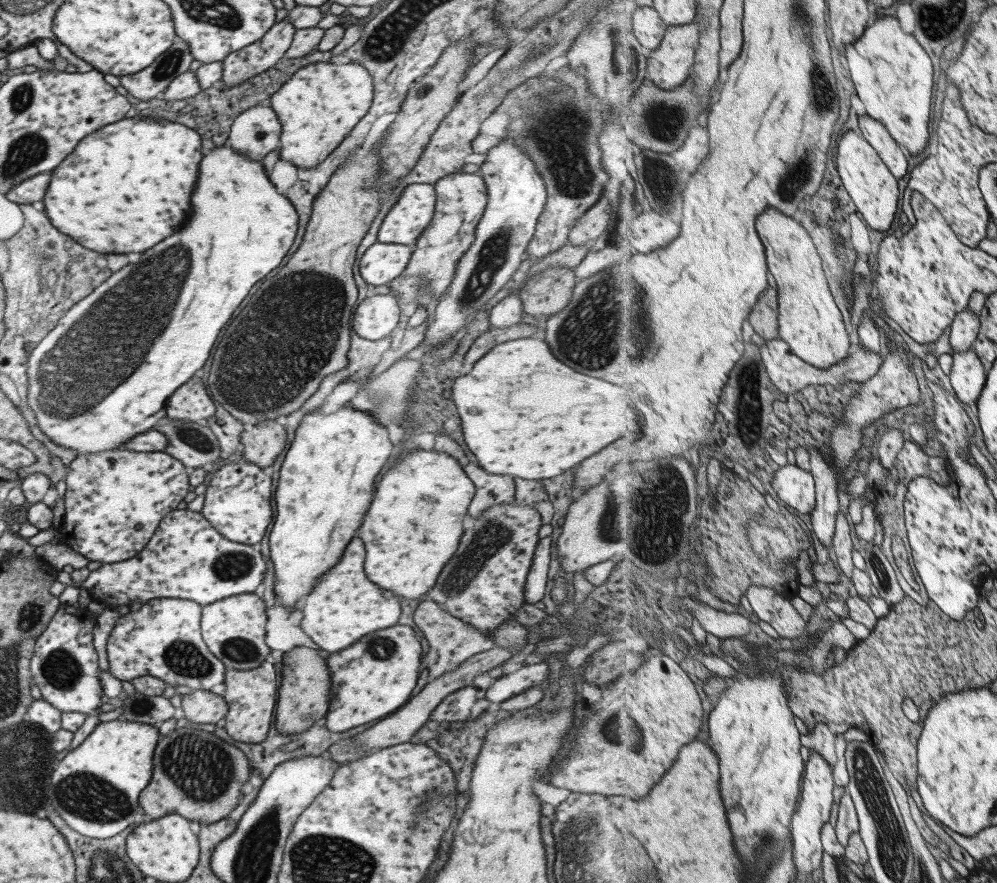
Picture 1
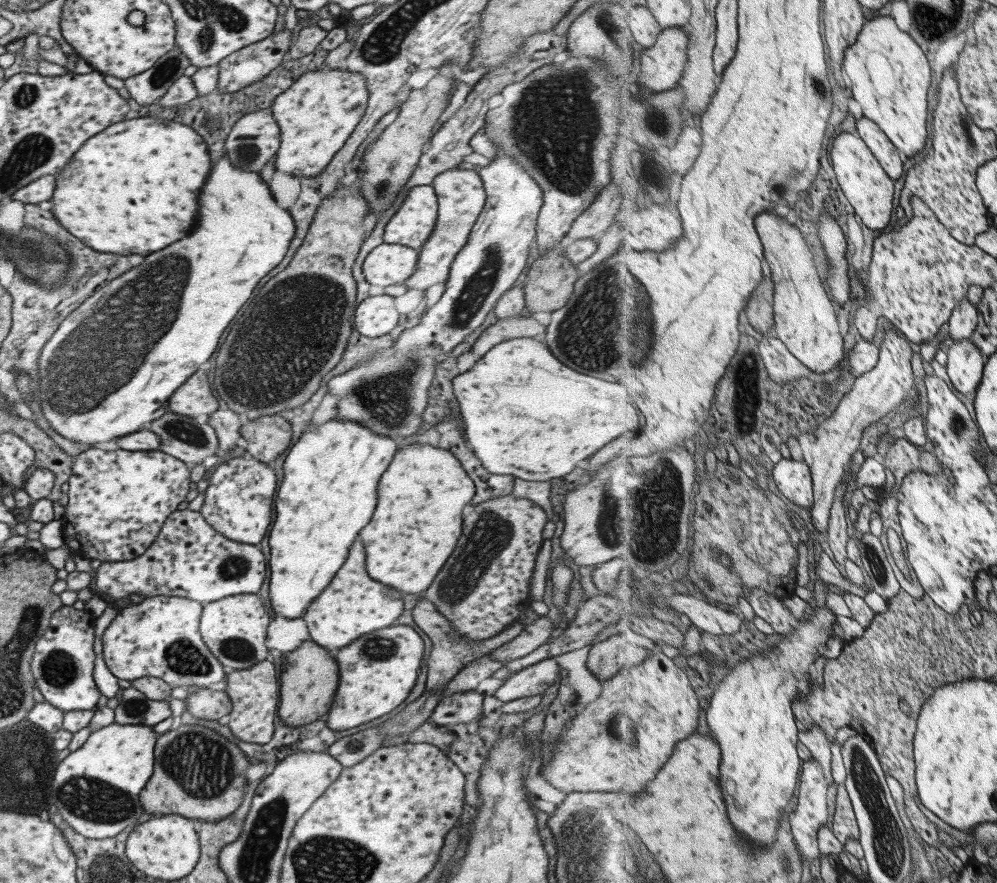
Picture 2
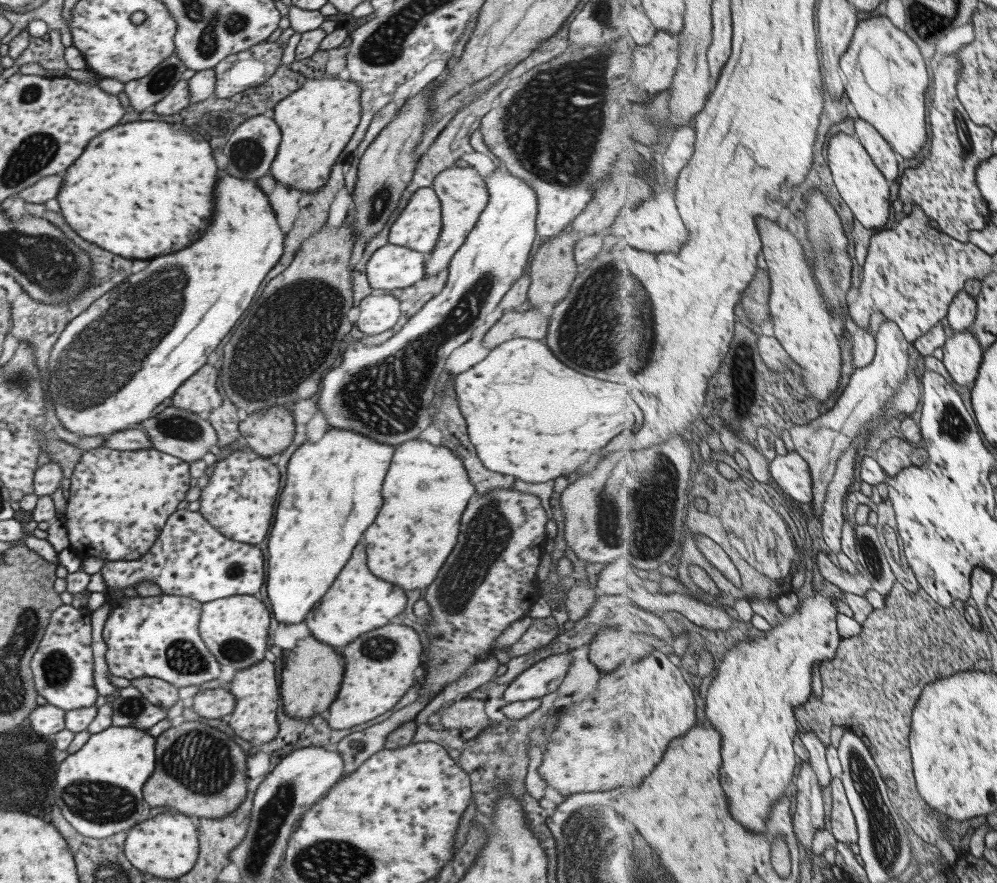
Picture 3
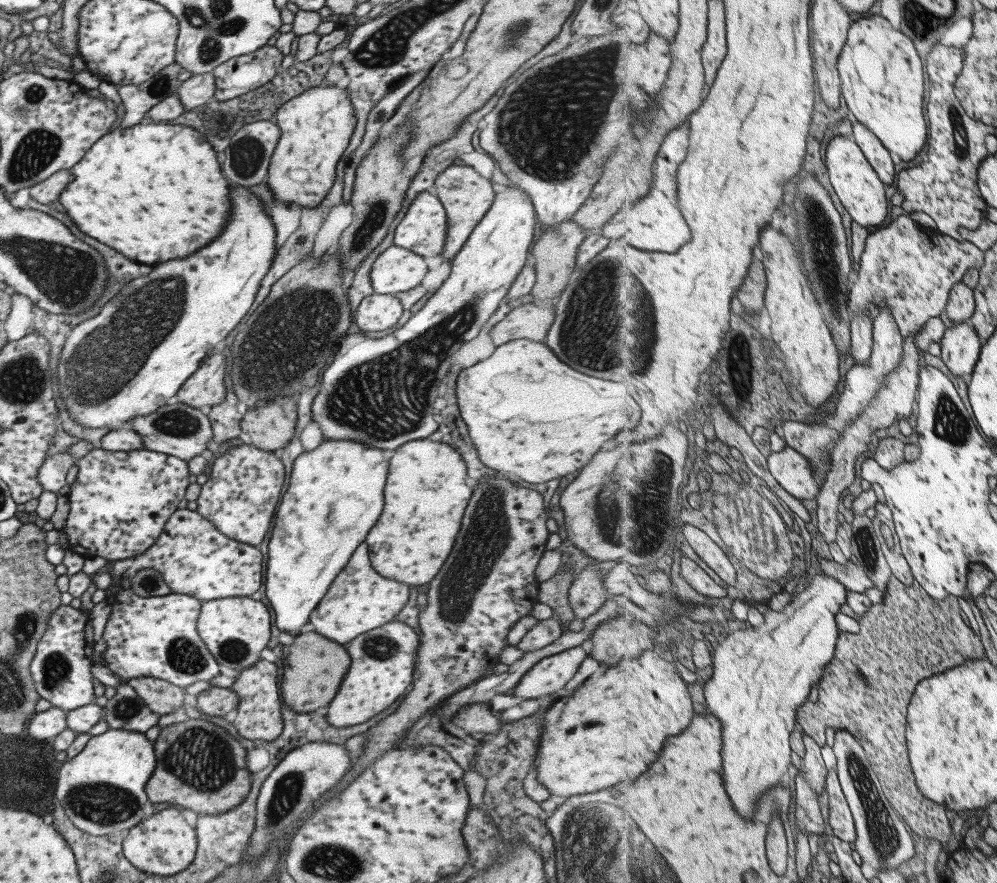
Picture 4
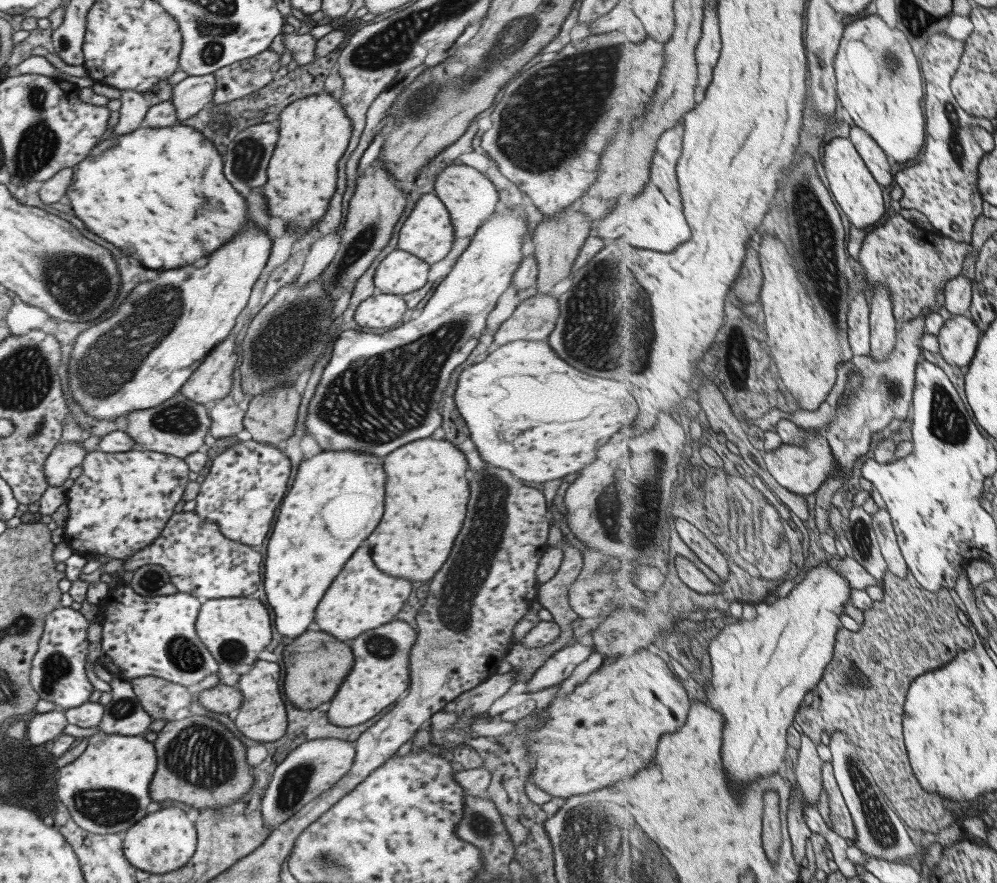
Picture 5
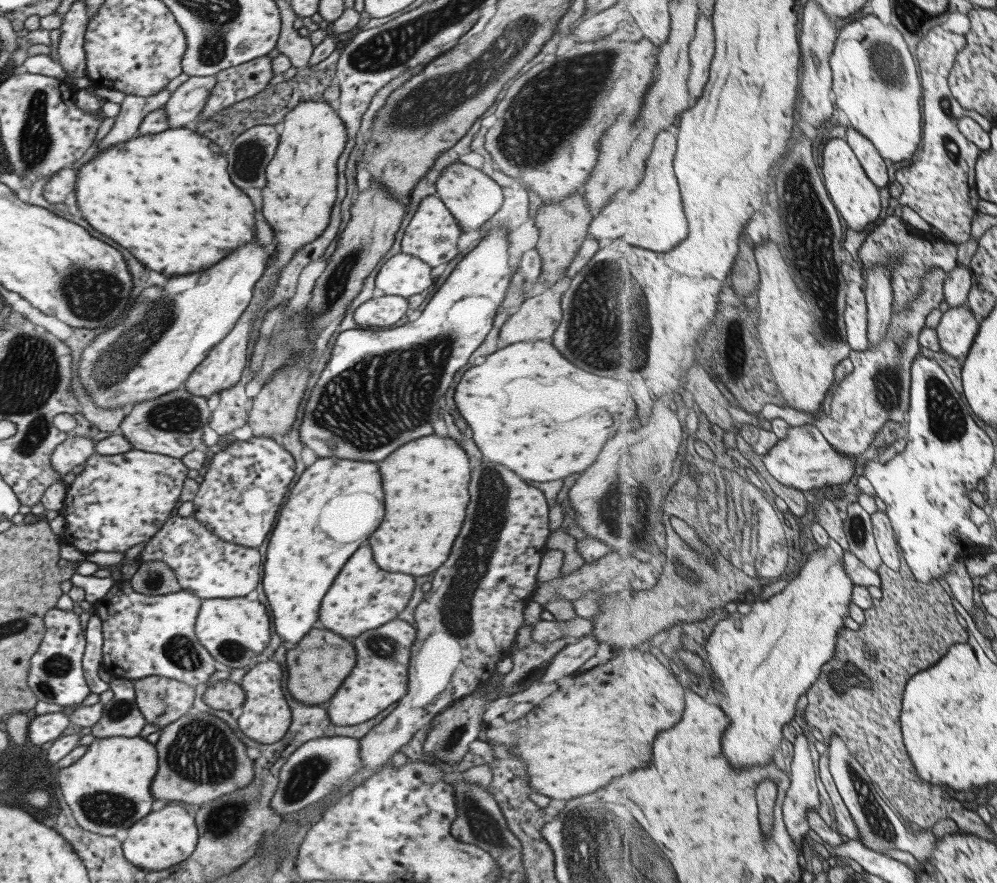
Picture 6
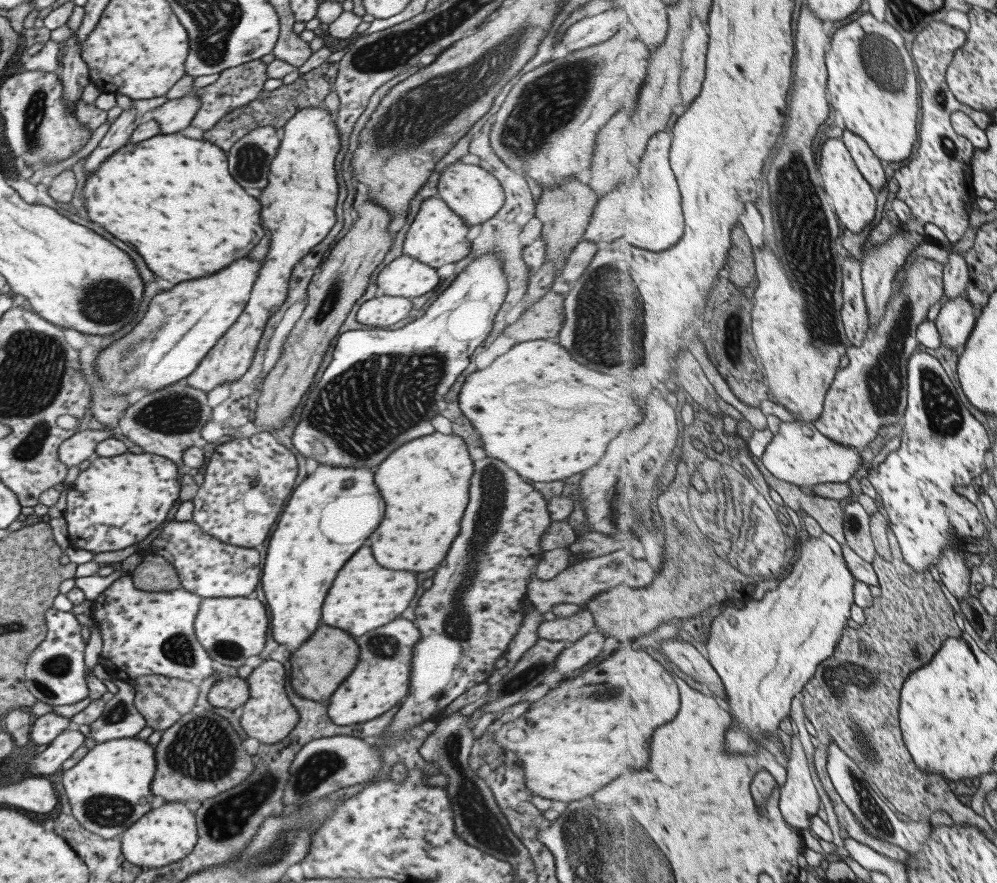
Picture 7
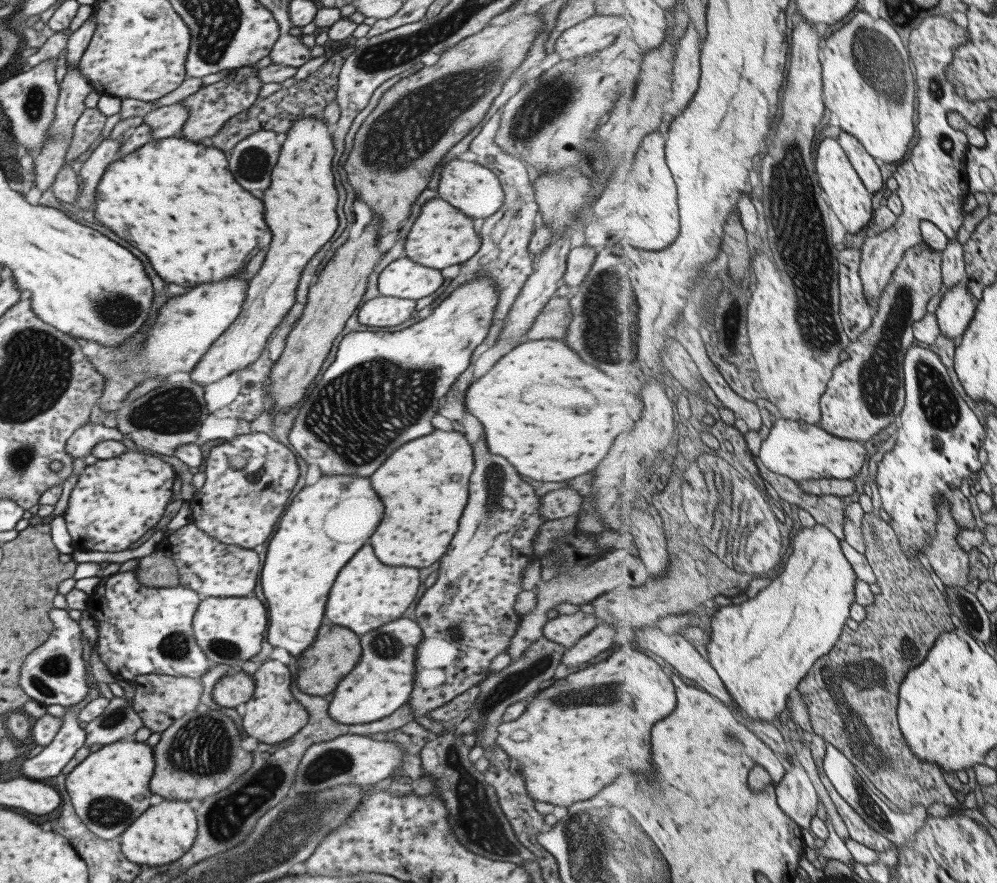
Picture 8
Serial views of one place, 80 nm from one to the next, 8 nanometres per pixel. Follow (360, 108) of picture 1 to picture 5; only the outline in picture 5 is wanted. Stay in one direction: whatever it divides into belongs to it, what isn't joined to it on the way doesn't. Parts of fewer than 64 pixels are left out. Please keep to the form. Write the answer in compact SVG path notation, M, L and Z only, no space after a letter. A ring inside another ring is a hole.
M321 91L290 102L279 112L278 139L266 166L266 181L261 194L266 198L268 213L281 216L284 227L293 227L294 236L308 231L328 209L328 202L336 187L336 166L350 139L351 122L342 104L331 94Z

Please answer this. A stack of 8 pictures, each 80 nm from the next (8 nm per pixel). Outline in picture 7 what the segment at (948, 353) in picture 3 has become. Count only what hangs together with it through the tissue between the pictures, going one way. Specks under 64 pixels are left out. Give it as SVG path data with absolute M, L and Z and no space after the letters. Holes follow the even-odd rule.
M966 295L949 298L935 320L942 344L960 353L965 349L978 317L976 308Z

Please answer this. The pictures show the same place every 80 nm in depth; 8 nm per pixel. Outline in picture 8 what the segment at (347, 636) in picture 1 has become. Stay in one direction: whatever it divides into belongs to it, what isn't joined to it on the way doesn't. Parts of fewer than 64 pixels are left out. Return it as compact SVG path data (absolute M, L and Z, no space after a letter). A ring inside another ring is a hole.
M361 546L357 554L337 574L325 604L325 618L333 624L349 628L355 634L365 634L385 622L403 614L413 602L419 588L419 574L415 568L389 568L383 566L371 552L371 546Z

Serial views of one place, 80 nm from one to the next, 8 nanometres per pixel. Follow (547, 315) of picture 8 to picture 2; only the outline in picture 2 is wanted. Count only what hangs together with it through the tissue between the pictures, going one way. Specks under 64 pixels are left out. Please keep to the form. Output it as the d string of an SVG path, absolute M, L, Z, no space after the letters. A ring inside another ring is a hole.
M520 315L512 316L511 318L497 319L491 326L483 330L479 337L471 345L471 350L477 354L485 354L491 346L511 340L513 338L533 338L545 332L545 327L541 326L532 317L523 317Z

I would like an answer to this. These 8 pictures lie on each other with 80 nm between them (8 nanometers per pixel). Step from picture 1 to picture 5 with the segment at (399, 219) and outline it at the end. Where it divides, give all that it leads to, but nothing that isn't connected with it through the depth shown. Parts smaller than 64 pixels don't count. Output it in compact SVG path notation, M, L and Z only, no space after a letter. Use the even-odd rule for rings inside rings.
M431 192L422 194L415 201L407 218L398 228L396 246L399 250L412 254L430 265L434 262L439 262L449 252L453 241L453 229L448 212L444 204Z

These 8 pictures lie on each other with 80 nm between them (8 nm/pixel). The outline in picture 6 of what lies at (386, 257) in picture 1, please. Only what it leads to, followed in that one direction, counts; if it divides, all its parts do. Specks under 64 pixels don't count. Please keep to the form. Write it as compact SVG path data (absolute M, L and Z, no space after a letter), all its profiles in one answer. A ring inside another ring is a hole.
M399 251L383 260L374 278L374 287L385 295L406 298L423 292L434 279L429 275L431 267L419 258Z

